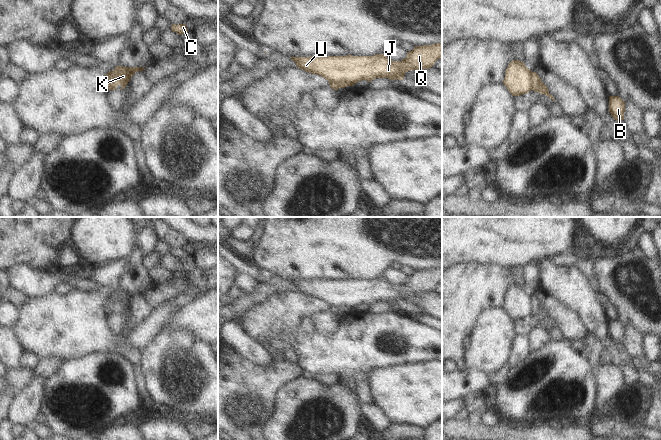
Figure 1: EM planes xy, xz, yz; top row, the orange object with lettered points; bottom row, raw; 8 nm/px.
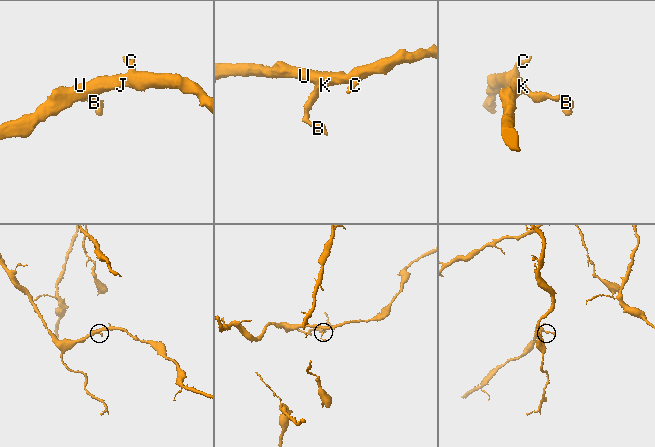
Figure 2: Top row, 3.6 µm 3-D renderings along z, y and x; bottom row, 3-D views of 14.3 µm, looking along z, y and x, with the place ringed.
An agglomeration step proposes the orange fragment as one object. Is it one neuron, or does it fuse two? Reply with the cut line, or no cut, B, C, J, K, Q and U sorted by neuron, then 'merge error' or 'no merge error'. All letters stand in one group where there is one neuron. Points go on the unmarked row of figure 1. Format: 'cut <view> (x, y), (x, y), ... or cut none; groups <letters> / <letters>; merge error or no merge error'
cut xy (108, 298), (109, 313); groups B / C J K Q U; merge error

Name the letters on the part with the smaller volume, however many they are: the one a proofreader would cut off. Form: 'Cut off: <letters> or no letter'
Cut off: B

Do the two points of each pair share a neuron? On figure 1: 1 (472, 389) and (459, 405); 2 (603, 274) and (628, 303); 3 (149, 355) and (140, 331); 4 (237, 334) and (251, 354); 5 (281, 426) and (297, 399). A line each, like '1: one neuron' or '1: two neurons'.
1: two neurons
2: one neuron
3: two neurons
4: one neuron
5: one neuron

